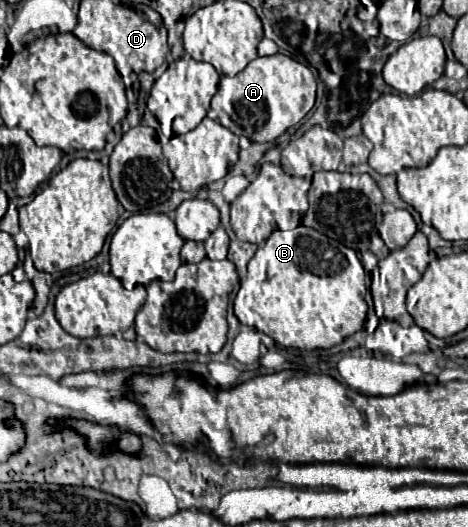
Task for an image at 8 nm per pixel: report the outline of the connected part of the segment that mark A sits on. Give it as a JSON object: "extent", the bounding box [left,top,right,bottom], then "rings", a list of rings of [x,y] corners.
{"extent":[208,53,317,143],"rings":[[[282,53],[256,57],[234,77],[222,77],[212,99],[208,117],[230,129],[234,135],[244,135],[258,143],[268,143],[280,137],[288,127],[296,125],[316,101],[317,81],[312,71]]]}

